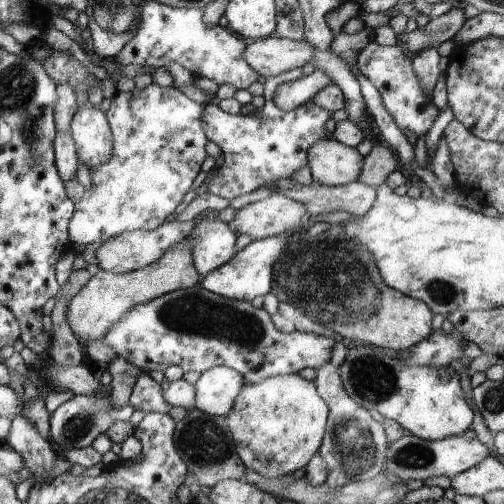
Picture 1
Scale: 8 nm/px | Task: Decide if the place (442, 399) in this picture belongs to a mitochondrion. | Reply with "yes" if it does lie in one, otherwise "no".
no

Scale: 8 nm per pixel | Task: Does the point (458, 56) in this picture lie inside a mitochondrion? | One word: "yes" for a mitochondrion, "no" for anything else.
no

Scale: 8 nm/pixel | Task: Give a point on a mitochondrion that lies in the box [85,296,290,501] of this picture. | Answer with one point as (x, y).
(205, 444)

